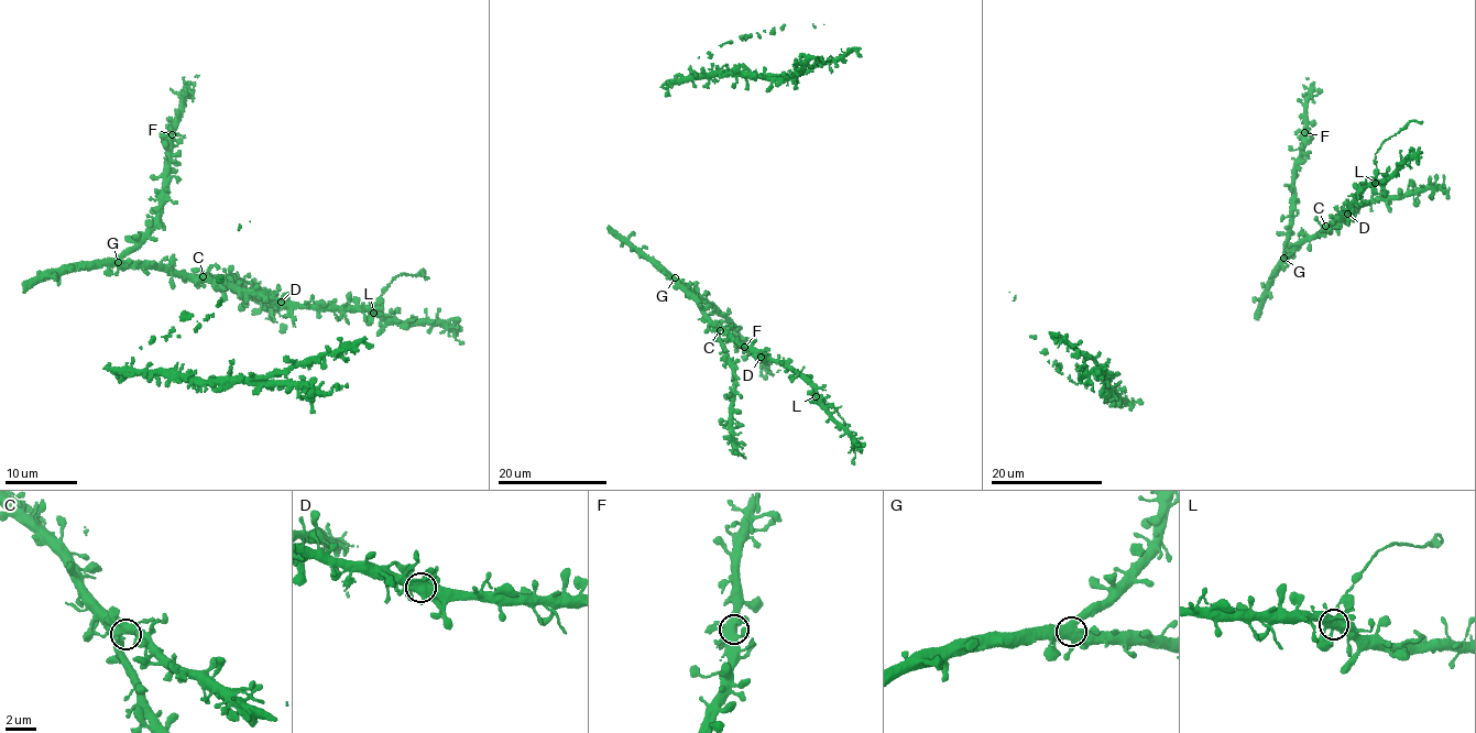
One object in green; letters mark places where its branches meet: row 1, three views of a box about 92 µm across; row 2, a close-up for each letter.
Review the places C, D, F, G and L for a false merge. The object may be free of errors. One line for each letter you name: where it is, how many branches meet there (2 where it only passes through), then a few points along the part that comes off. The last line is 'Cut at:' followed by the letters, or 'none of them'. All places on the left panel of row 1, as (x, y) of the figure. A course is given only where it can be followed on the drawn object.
Cut at: none of them

